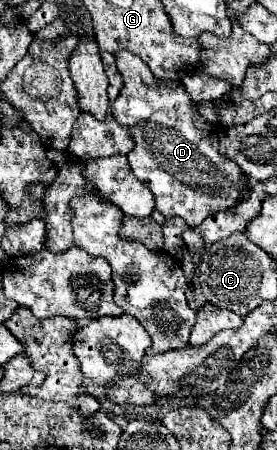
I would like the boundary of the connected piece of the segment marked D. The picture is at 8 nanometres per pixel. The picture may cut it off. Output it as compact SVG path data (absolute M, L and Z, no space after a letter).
M117 51L115 59L117 59L117 67L119 67L123 79L125 79L123 81L125 85L123 85L121 95L111 105L111 115L117 119L117 123L129 127L129 131L133 135L135 147L129 151L127 159L129 159L129 165L131 165L131 171L135 173L135 177L153 191L155 203L157 203L155 209L165 217L175 217L175 215L183 217L191 227L195 227L205 217L239 203L243 199L241 183L245 181L245 175L241 173L237 163L219 155L217 127L213 127L209 121L205 121L195 111L193 99L189 97L185 87L179 81L157 79L149 71L149 67L145 67L145 63L137 55L131 55L129 51Z

